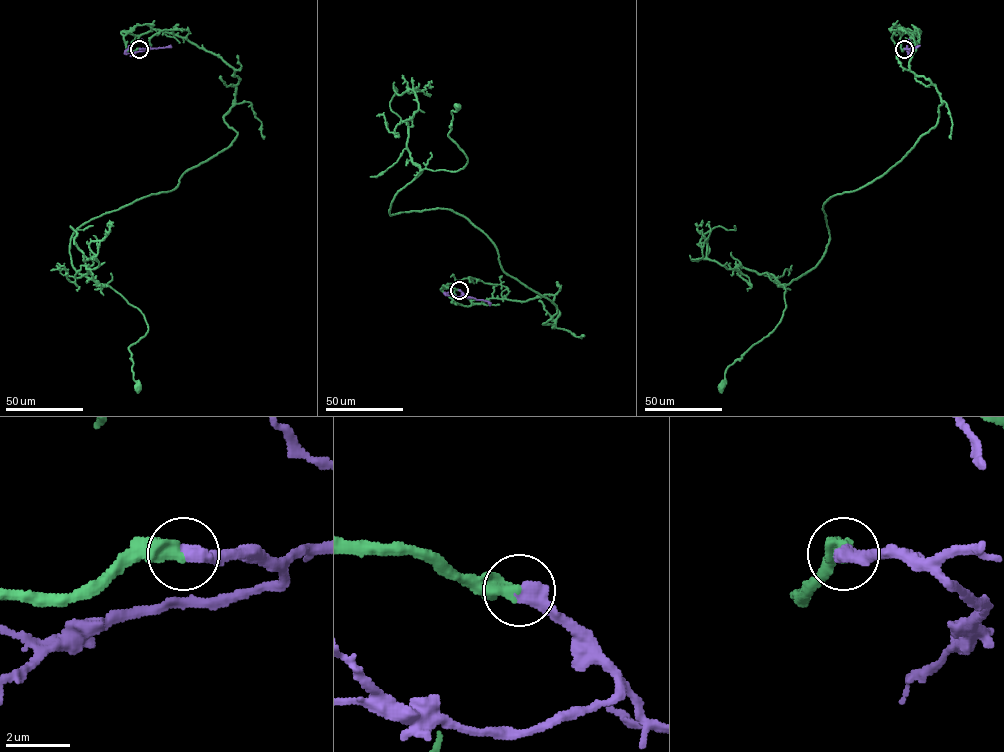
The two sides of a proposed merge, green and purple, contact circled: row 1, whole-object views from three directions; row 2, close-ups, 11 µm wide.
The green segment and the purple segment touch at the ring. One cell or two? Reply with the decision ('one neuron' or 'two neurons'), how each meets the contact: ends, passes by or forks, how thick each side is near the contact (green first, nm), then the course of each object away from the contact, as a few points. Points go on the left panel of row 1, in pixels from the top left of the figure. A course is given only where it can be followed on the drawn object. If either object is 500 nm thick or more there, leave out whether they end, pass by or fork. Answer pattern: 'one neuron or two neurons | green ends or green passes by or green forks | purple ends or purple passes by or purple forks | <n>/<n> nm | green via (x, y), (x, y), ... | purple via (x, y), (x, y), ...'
one neuron | 440/550 nm | green via (139, 48), (121, 32), (176, 34), (240, 81), (230, 145), (71, 238), (76, 270), (144, 315), (138, 386) | purple via (139, 48), (170, 45)

